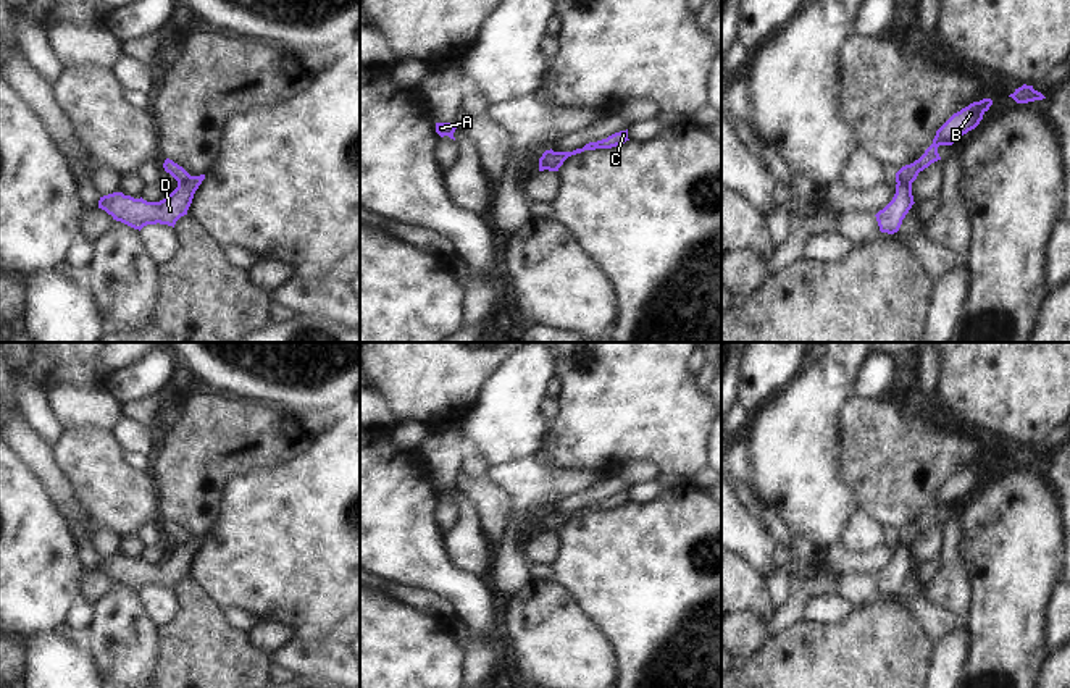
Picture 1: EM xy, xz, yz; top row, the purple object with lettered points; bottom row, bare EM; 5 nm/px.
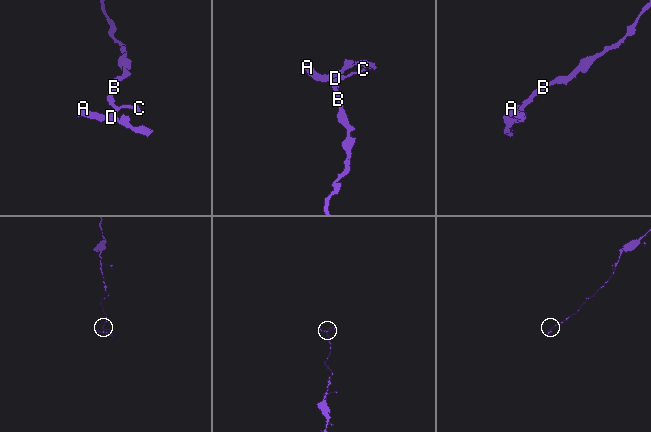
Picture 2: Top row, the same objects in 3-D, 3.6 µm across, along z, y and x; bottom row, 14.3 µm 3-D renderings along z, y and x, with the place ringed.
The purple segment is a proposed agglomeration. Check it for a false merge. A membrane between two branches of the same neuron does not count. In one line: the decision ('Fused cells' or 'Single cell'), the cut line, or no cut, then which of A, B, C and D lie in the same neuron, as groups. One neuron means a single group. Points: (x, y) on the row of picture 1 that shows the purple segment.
Fused cells. Split along yz (896, 180), (911, 186). Groups: A C D / B

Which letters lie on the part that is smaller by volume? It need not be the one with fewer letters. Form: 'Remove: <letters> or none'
Remove: A, C, D

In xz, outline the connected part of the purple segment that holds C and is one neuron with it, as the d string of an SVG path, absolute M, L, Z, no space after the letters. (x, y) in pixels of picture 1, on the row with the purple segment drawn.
M628 129L615 132L615 134L608 136L607 139L602 139L597 142L589 142L583 149L576 149L573 152L554 152L552 149L545 150L542 153L542 157L539 158L539 163L544 165L545 170L549 170L549 171L558 171L558 168L563 165L563 162L571 155L581 153L584 150L612 149L612 147L625 144L626 141L629 141Z

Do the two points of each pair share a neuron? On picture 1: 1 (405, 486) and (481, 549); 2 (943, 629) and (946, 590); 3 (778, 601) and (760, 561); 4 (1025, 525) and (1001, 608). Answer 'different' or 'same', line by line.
1: different
2: different
3: different
4: same

